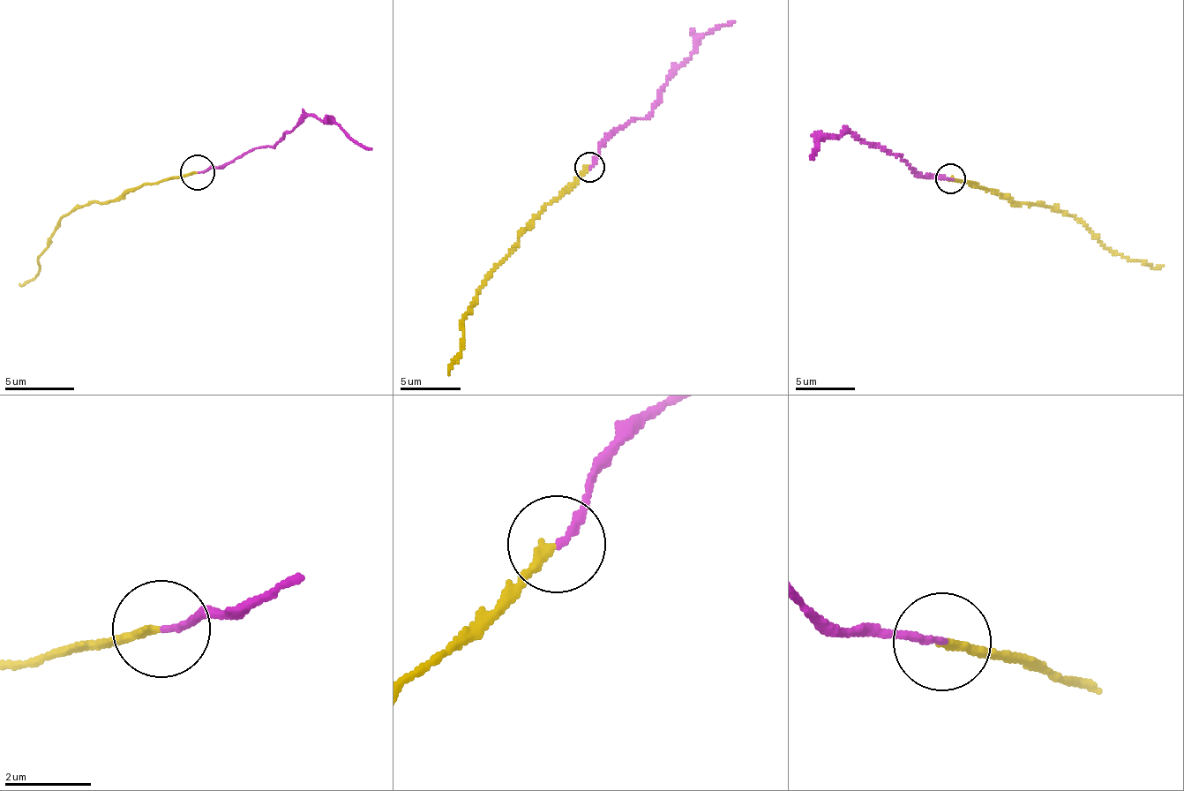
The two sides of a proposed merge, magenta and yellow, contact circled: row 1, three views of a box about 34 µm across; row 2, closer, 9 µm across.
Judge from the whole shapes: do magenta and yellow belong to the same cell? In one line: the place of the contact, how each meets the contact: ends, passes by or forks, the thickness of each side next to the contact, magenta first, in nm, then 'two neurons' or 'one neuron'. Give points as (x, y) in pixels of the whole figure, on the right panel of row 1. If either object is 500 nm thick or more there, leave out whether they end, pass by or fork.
at (950, 178); magenta ends there; yellow ends there; 160 nm thick on the magenta side, 190 nm on the other; two neurons

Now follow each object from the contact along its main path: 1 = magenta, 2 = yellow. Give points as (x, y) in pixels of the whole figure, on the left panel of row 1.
1: (198, 173), (224, 168), (257, 146), (274, 146), (315, 116), (341, 128), (372, 151)
2: (198, 173), (144, 184), (110, 201), (78, 206), (59, 221), (41, 257), (34, 277), (24, 286), (19, 284)

